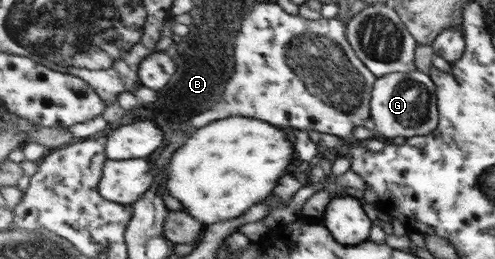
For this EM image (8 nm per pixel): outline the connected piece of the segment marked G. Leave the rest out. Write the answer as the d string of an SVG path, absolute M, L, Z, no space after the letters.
M418 69L411 73L388 73L375 83L371 99L371 117L375 129L384 140L393 137L406 139L435 132L439 126L438 89L430 75Z

